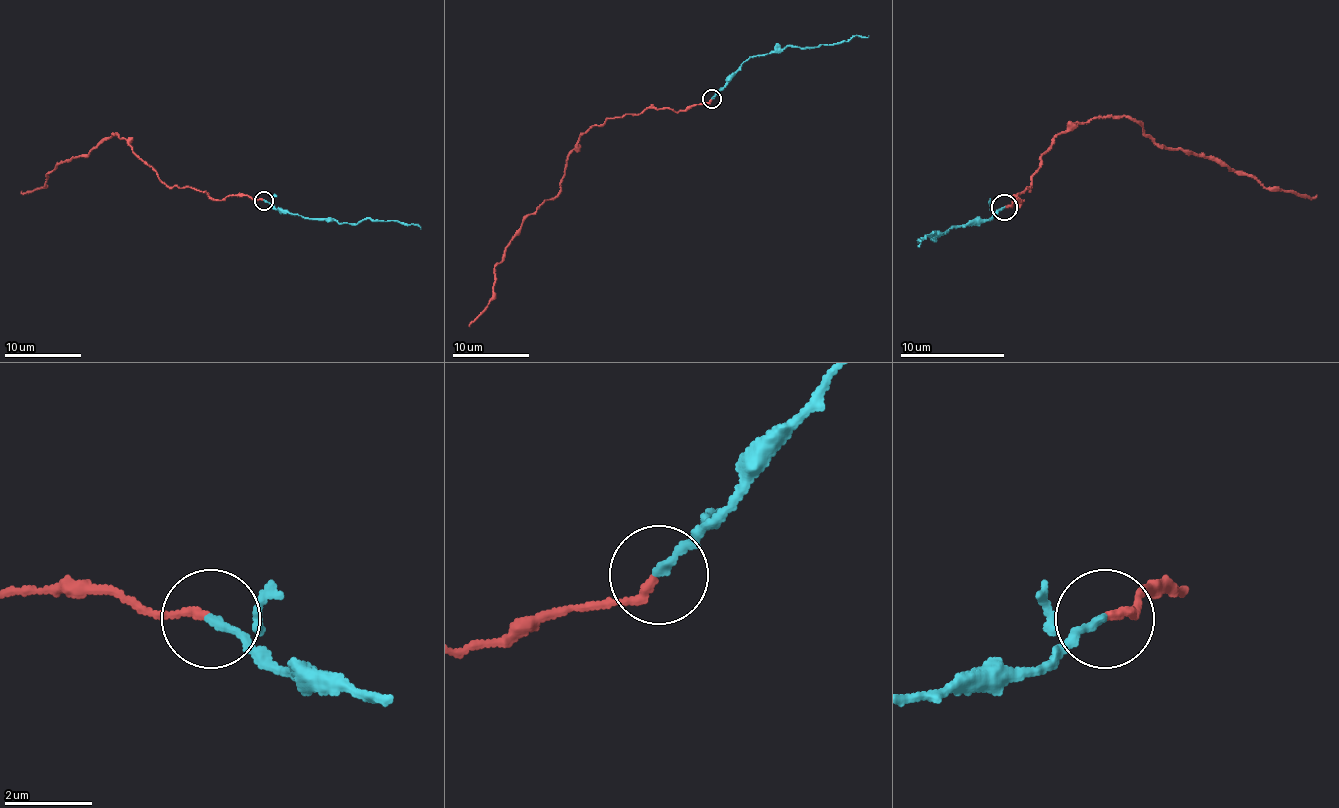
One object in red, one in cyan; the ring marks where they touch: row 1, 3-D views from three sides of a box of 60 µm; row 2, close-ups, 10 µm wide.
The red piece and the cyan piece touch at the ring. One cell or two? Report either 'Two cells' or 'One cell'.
Two cells

